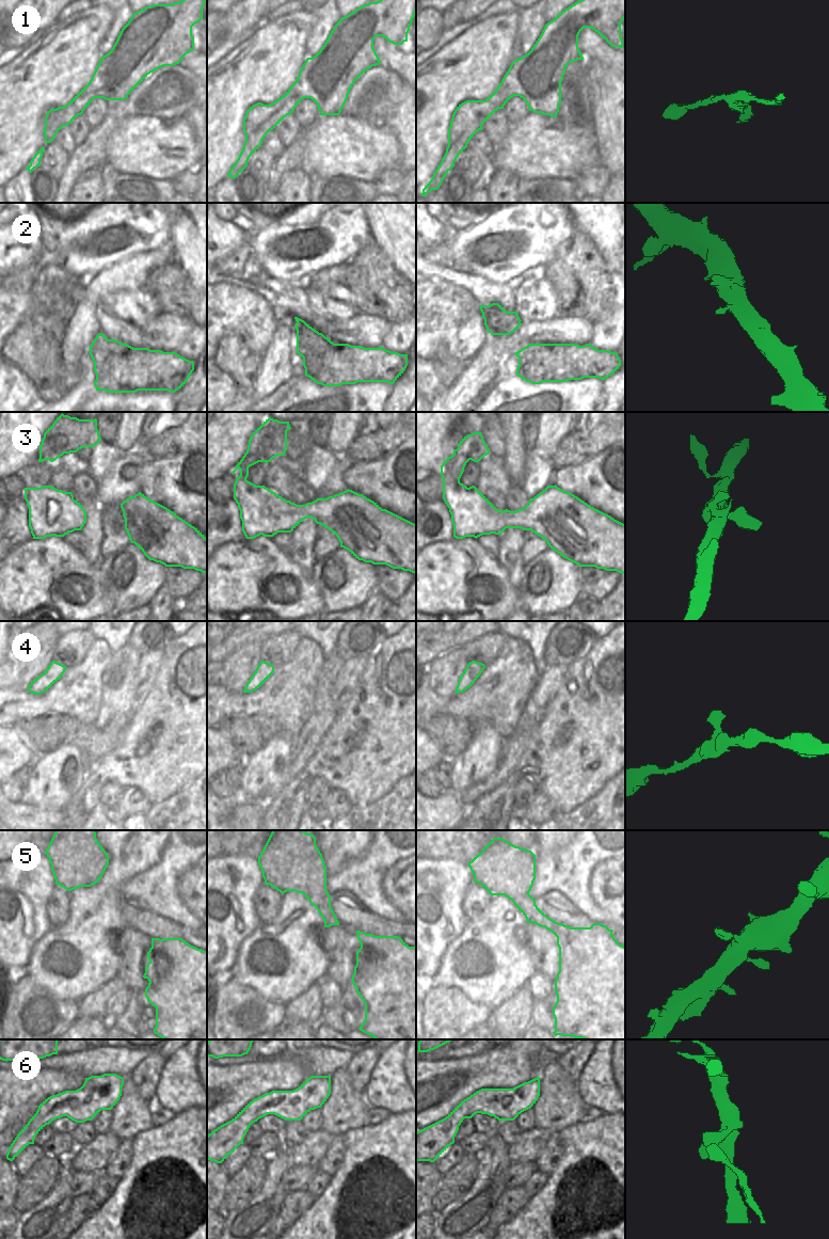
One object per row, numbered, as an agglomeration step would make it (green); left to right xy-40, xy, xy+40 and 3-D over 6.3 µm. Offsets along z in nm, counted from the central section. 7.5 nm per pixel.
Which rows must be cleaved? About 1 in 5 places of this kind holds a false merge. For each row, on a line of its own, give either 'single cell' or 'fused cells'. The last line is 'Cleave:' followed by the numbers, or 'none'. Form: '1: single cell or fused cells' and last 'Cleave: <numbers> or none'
1: single cell
2: single cell
3: single cell
4: single cell
5: single cell
6: single cell
Cleave: none

